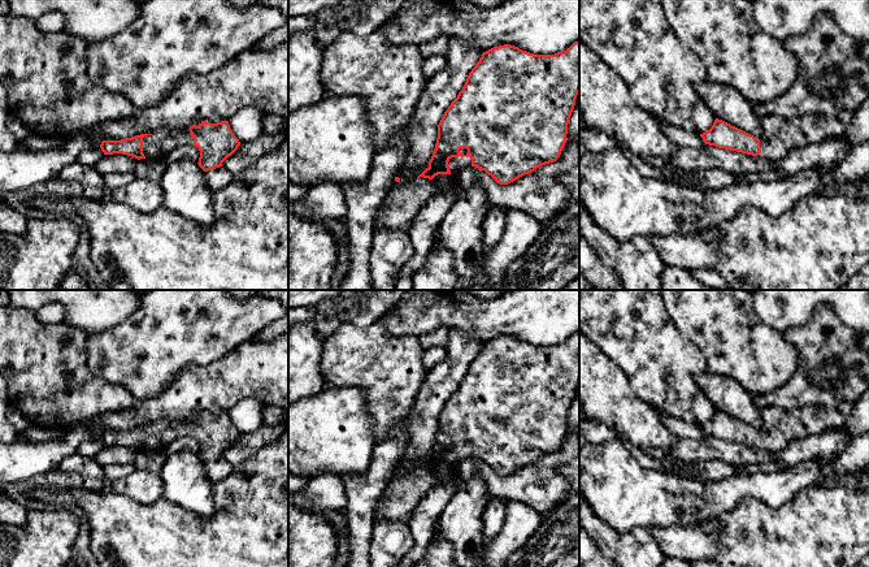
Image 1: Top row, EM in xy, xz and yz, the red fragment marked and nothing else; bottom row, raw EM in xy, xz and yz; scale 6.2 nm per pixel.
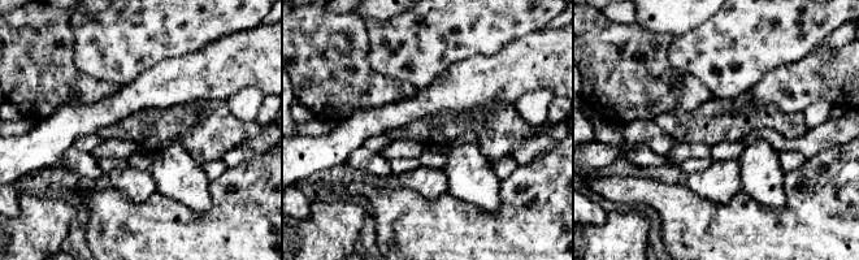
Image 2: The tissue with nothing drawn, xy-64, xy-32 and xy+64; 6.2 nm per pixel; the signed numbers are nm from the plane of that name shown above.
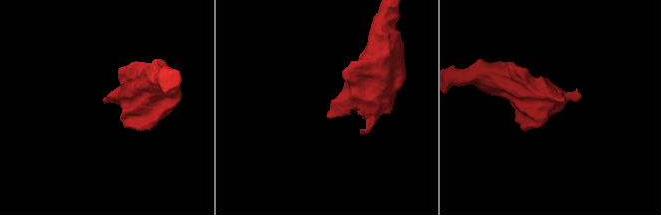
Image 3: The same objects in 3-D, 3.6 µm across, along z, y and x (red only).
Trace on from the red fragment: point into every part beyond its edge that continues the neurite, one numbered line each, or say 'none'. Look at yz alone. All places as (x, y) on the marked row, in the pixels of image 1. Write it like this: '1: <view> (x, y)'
1: yz (780, 135)

